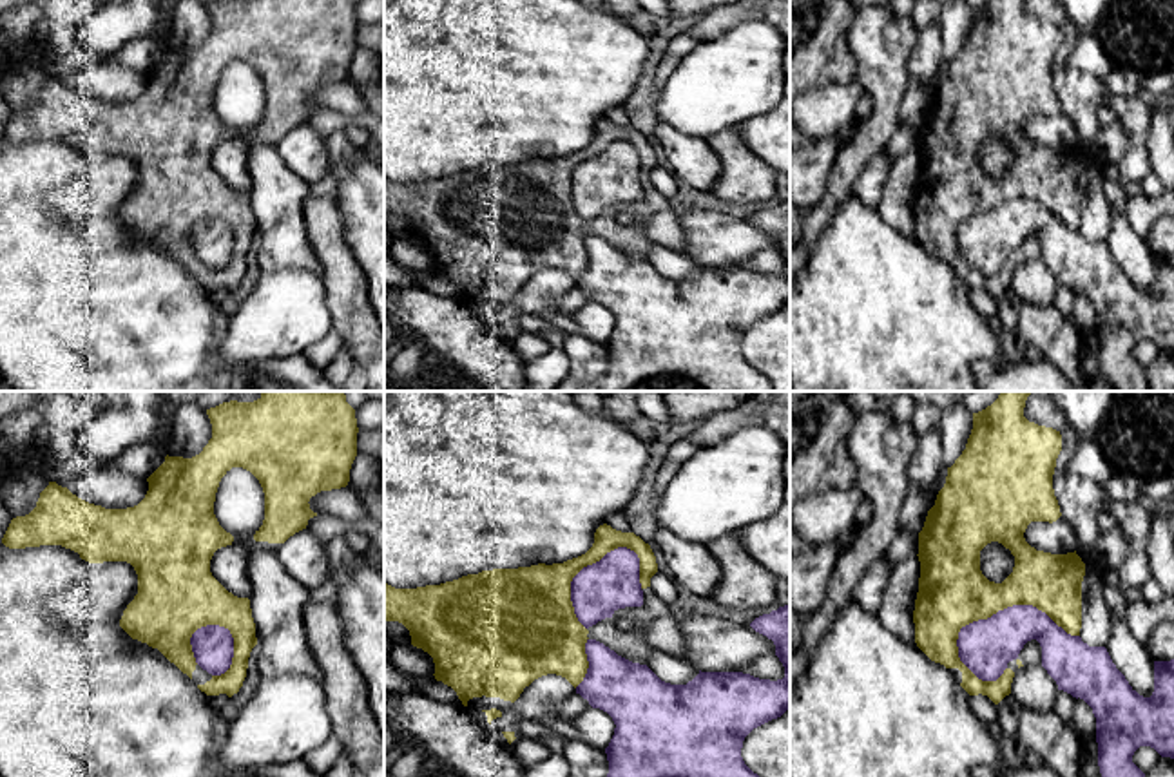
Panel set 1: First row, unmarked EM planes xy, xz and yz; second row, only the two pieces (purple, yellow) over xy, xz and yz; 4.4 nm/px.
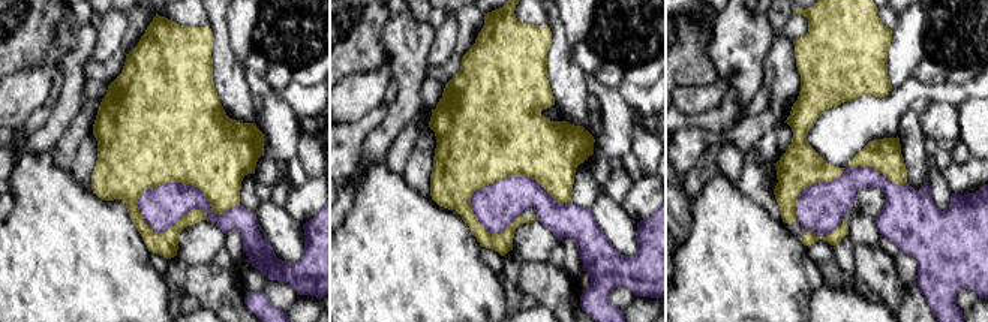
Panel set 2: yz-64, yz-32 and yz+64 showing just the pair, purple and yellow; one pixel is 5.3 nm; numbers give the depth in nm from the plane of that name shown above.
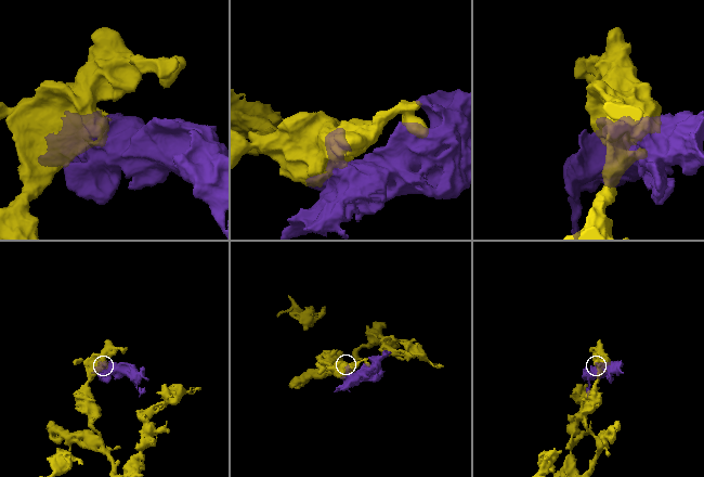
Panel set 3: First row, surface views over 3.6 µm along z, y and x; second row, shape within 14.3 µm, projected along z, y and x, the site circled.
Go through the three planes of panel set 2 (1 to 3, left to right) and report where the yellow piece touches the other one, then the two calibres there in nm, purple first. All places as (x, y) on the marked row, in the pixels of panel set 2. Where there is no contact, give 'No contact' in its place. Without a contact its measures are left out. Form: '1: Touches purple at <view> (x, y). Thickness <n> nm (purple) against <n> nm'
1: Touches purple at yz-64 (192, 186). Thickness 220 nm (purple) against 480 nm
2: Touches purple at yz-32 (519, 177). Thickness 240 nm (purple) against 460 nm
3: Touches purple at yz+64 (843, 172). Thickness 260 nm (purple) against 220 nm

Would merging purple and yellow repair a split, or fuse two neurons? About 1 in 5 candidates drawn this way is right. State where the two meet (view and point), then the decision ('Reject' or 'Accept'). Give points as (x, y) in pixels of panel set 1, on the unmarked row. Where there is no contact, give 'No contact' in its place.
Touches purple at yz (1013, 200). Reject

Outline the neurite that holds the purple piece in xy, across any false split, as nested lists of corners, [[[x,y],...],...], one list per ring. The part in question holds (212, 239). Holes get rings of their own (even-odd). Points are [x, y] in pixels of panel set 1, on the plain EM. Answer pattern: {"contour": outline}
{"contour": [[[207,219],[190,232],[196,257],[212,270],[225,268],[234,252],[234,232],[228,223]]]}

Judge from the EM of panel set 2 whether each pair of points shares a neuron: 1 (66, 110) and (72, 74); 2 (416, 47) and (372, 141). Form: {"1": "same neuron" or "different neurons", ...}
{"1": "same neuron", "2": "same neuron"}

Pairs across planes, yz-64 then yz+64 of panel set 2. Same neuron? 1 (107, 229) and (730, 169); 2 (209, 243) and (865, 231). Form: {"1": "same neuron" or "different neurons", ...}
{"1": "different neurons", "2": "same neuron"}

